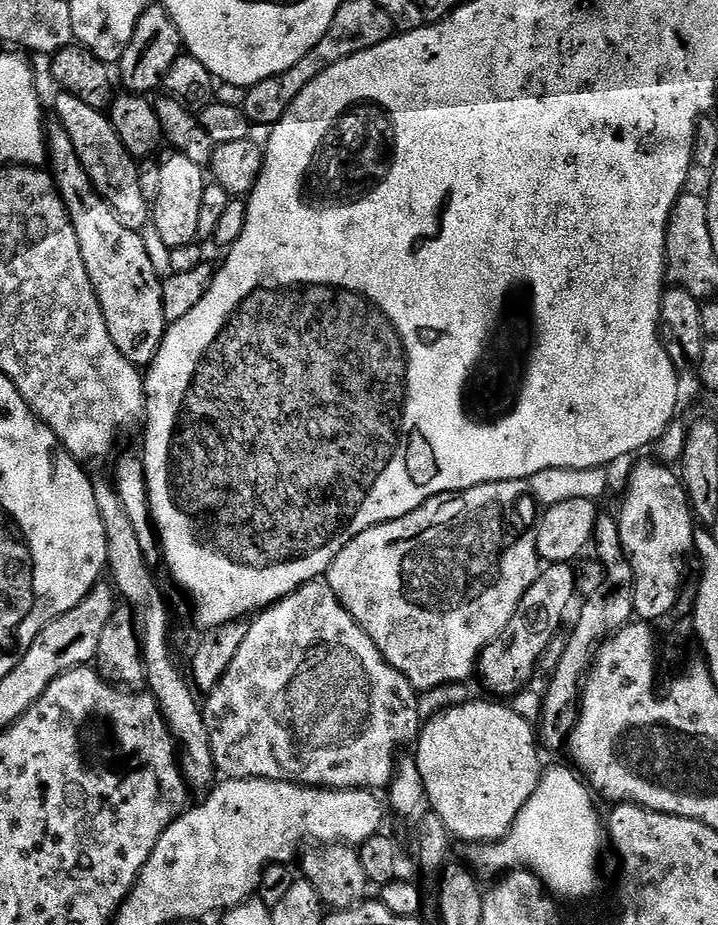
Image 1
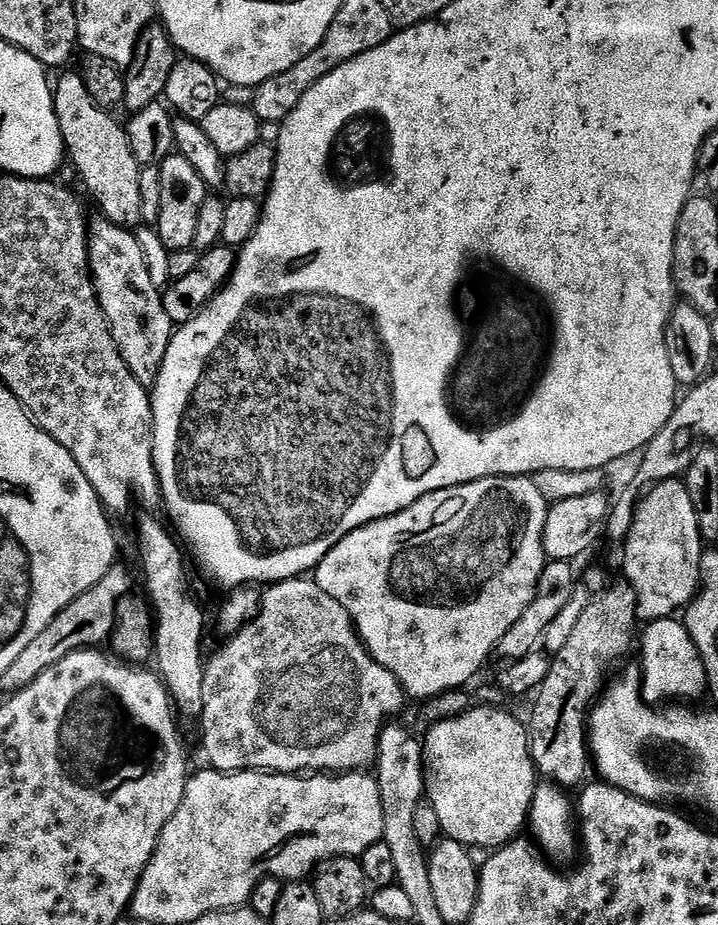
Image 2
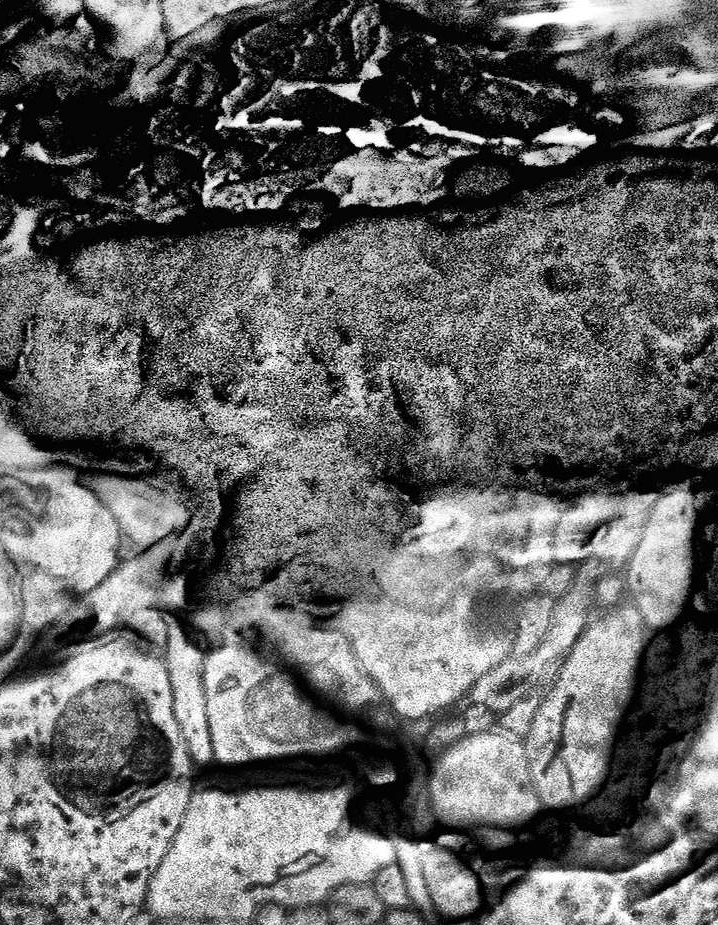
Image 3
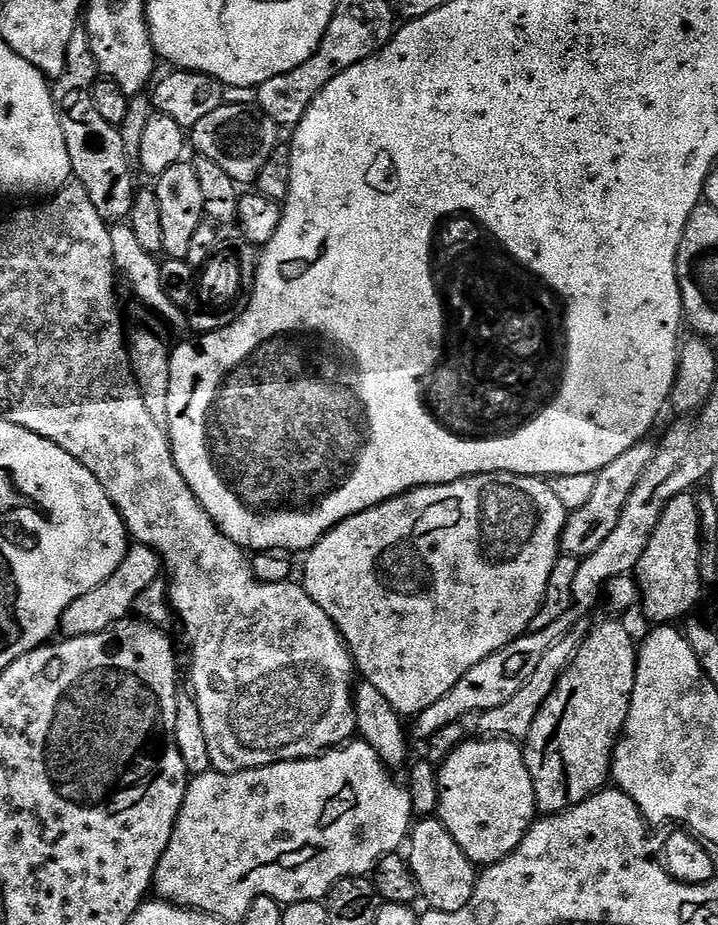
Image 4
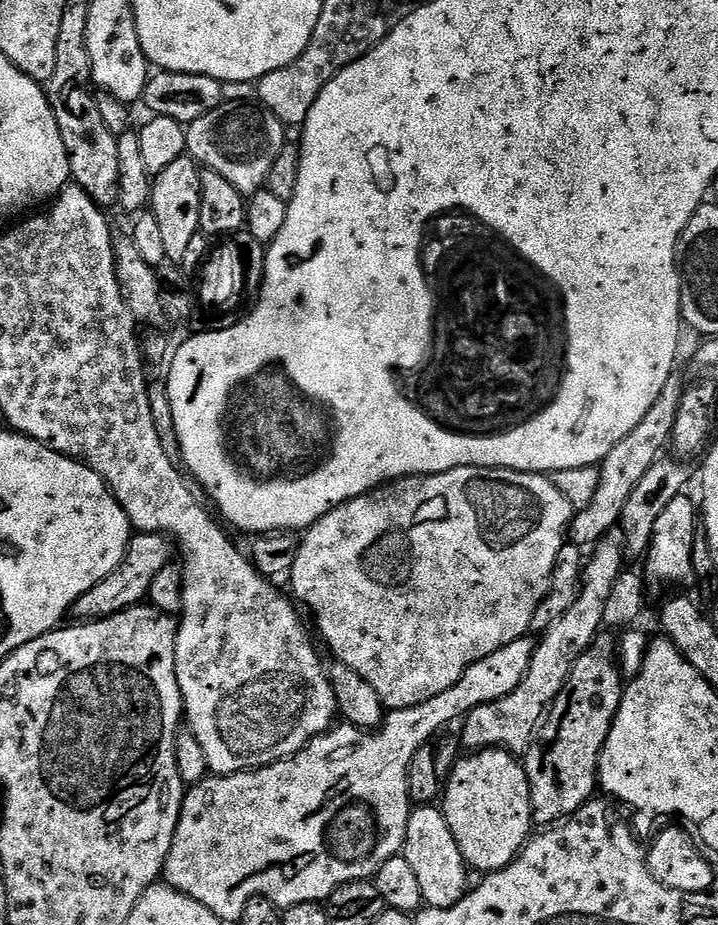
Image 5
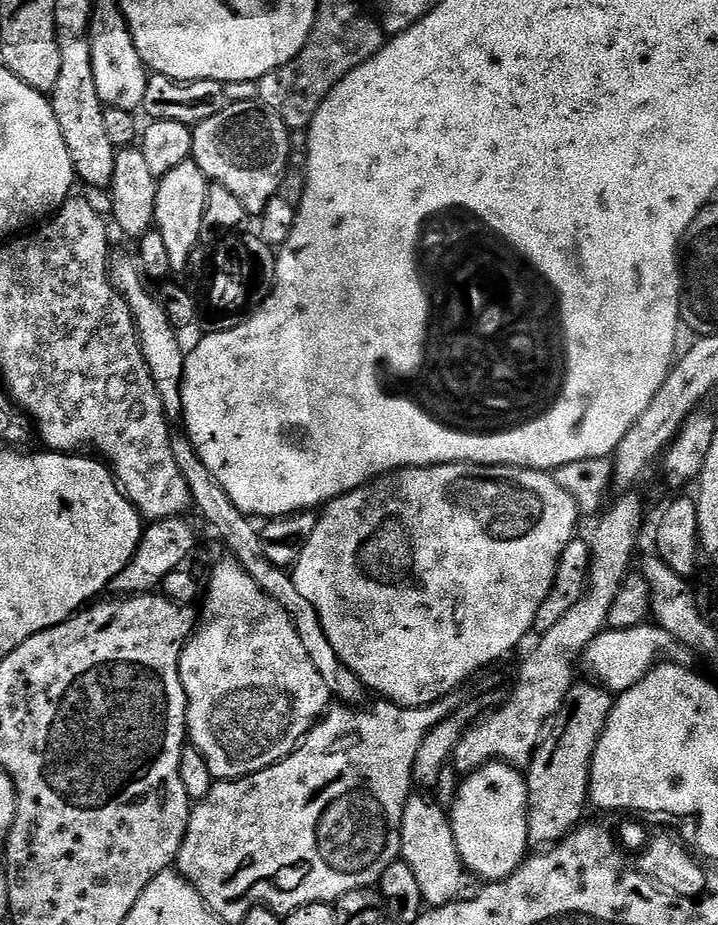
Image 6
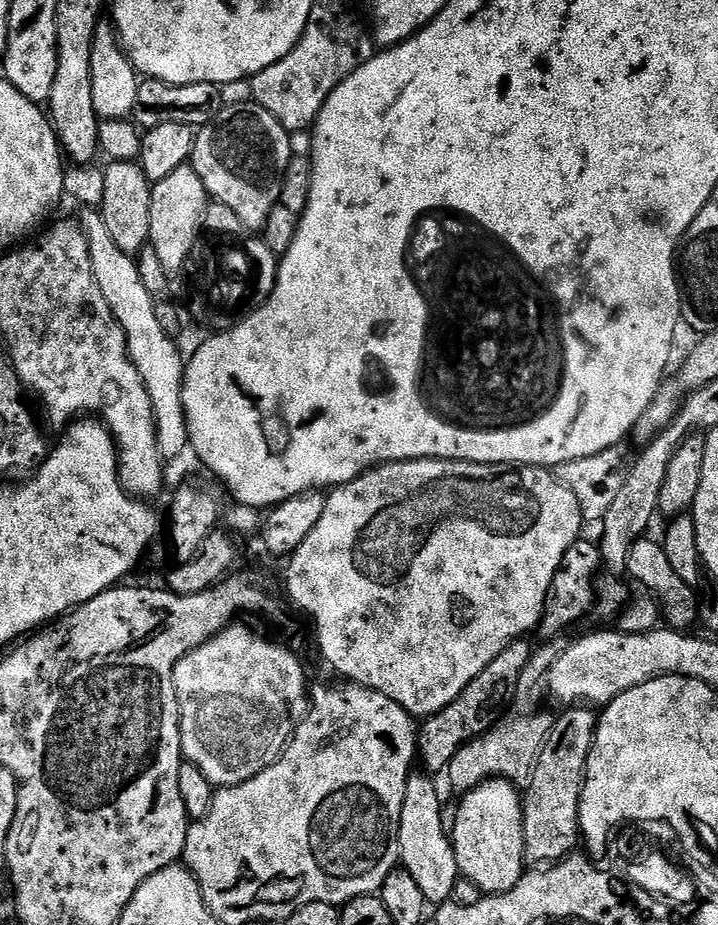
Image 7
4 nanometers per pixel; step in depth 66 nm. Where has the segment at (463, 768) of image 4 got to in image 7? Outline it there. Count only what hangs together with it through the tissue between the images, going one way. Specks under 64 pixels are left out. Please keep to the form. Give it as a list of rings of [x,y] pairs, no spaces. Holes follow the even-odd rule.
[[[486,780],[474,790],[459,797],[460,805],[456,808],[456,821],[451,821],[450,835],[460,875],[469,880],[484,894],[509,892],[520,881],[526,871],[523,840],[523,803],[521,793],[510,780]]]

